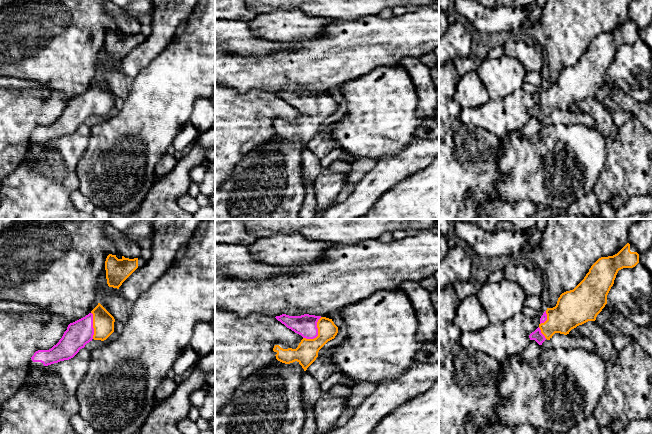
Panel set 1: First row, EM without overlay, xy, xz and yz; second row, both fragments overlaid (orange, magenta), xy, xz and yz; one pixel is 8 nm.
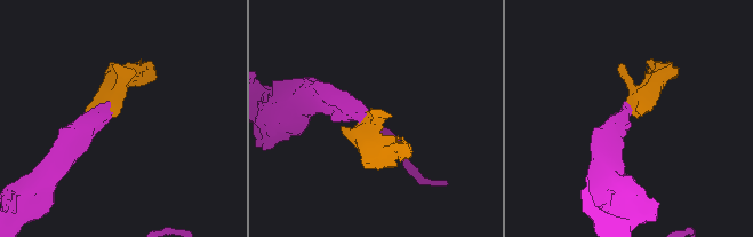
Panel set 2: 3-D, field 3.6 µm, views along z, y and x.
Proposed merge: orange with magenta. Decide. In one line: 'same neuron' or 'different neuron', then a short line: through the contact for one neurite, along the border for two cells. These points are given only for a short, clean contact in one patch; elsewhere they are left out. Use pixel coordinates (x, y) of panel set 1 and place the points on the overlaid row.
same neuron; line xz (306, 353), (318, 333), (305, 325)

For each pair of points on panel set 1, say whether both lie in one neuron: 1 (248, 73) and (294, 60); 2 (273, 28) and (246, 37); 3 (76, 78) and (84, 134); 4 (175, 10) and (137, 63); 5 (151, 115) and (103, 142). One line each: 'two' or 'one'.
1: one
2: two
3: two
4: one
5: one

